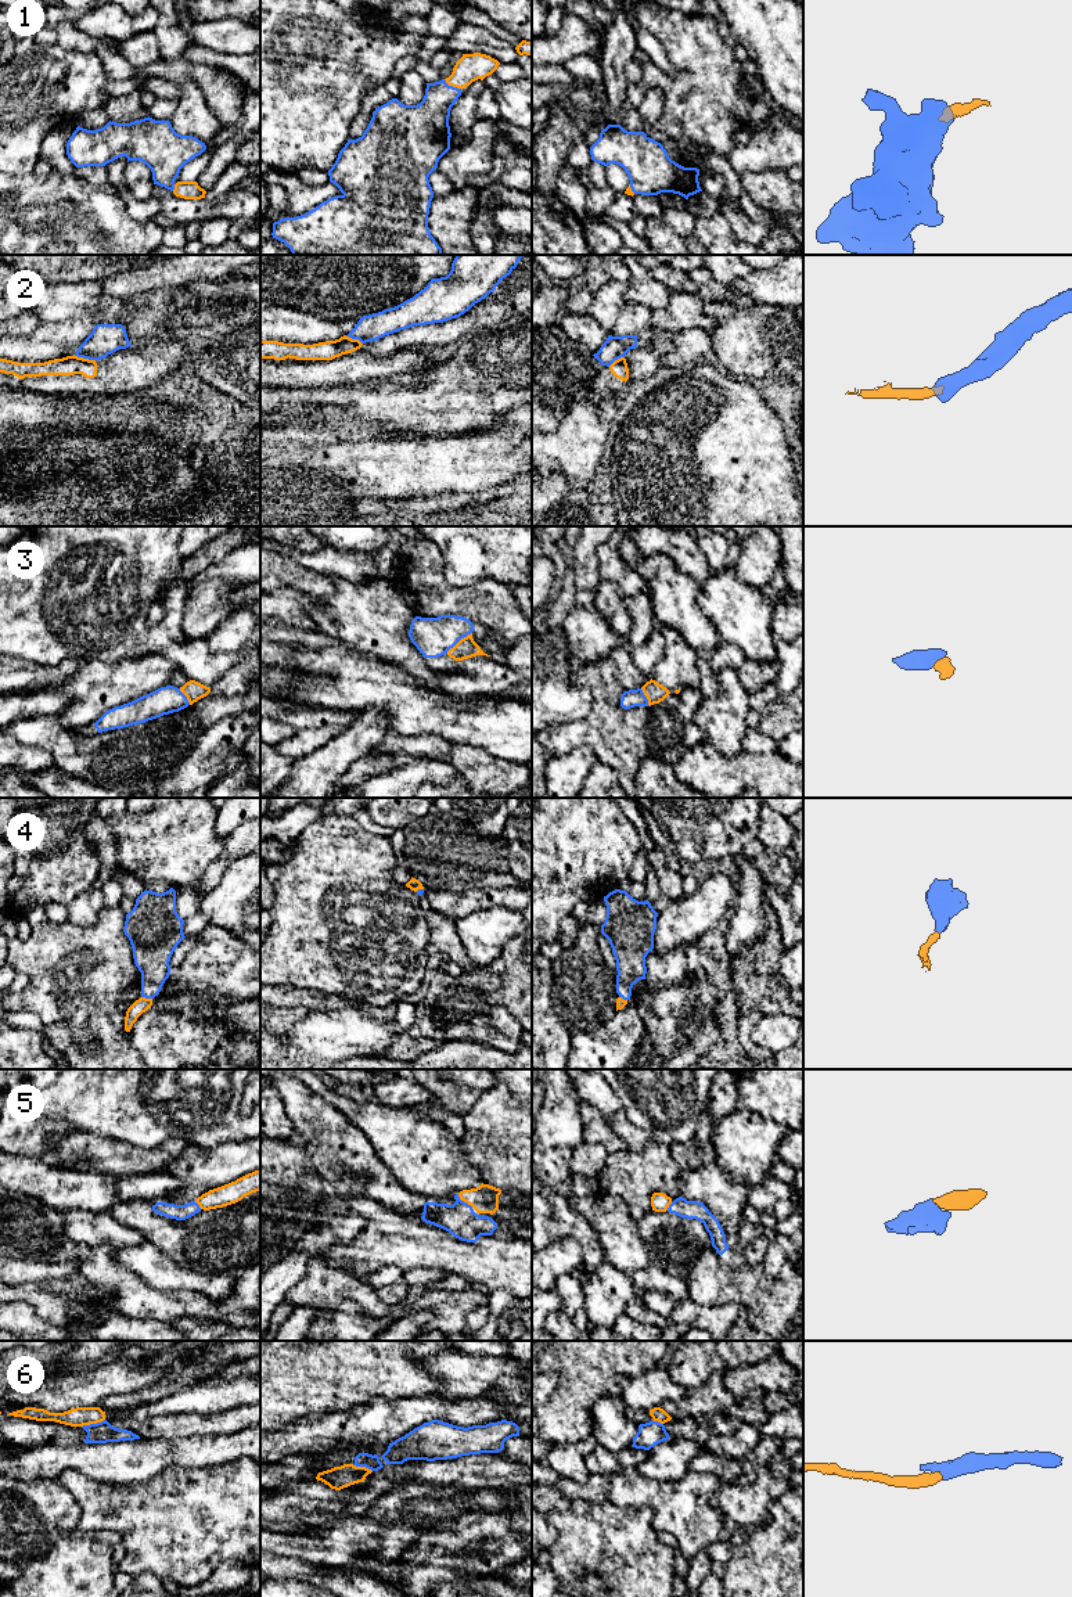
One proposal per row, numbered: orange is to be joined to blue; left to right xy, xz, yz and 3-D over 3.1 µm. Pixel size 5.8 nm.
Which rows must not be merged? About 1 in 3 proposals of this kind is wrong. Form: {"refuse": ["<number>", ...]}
{"refuse": ["2", "6"]}

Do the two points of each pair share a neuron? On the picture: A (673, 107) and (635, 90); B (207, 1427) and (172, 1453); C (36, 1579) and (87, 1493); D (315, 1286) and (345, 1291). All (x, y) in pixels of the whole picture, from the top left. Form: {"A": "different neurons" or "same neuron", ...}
{"A": "different neurons", "B": "different neurons", "C": "different neurons", "D": "same neuron"}

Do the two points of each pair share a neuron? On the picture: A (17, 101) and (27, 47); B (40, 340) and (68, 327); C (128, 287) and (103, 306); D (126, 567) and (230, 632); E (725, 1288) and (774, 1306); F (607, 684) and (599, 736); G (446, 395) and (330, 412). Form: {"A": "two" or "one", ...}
{"A": "two", "B": "one", "C": "two", "D": "two", "E": "one", "F": "one", "G": "one"}

